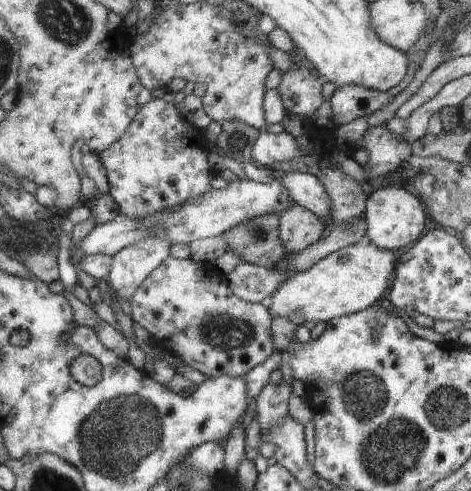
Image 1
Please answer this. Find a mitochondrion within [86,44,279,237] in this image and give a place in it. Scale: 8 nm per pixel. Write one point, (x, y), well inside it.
(239, 140)

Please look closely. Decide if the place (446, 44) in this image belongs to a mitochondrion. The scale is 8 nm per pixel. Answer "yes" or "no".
no

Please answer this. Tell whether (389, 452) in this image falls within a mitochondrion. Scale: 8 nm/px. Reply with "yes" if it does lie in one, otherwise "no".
yes

